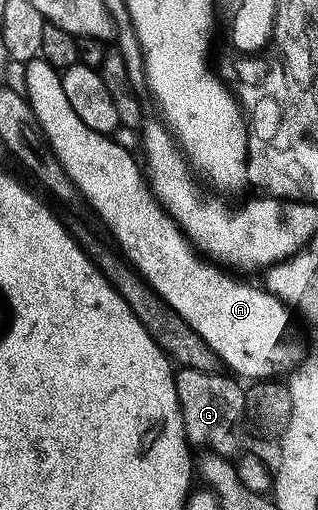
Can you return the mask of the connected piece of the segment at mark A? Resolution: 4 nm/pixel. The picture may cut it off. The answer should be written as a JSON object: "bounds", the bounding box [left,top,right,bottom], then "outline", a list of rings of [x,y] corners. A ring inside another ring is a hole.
{"bounds":[21,58,300,382],"outline":[[[36,58],[24,63],[21,70],[21,88],[31,104],[33,114],[37,114],[37,122],[41,122],[43,137],[47,139],[53,154],[61,162],[65,174],[69,174],[73,186],[77,186],[86,207],[91,207],[99,215],[100,222],[111,231],[116,244],[114,247],[121,253],[122,259],[205,340],[214,350],[218,361],[223,366],[232,368],[231,372],[236,377],[244,381],[258,382],[278,377],[278,372],[290,373],[291,367],[299,358],[300,341],[294,335],[287,336],[287,328],[289,329],[291,324],[291,314],[287,305],[258,283],[246,284],[243,280],[234,280],[231,277],[234,275],[230,271],[224,270],[218,263],[208,262],[196,251],[191,241],[184,236],[182,228],[155,199],[148,177],[141,171],[140,161],[138,164],[134,160],[136,157],[133,153],[122,148],[108,133],[89,130],[89,126],[85,126],[81,118],[77,118],[73,106],[69,106],[69,98],[65,98],[65,86],[60,69],[49,66],[49,62],[41,58]]]}

